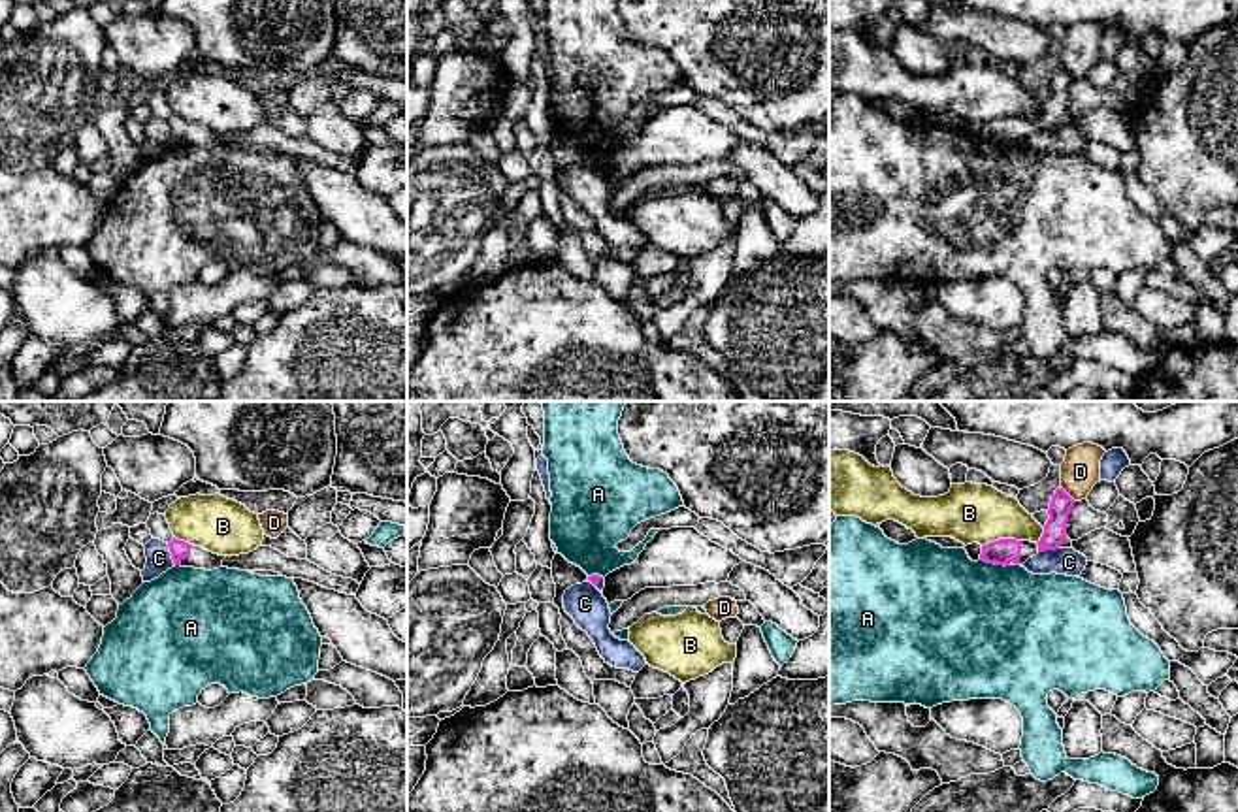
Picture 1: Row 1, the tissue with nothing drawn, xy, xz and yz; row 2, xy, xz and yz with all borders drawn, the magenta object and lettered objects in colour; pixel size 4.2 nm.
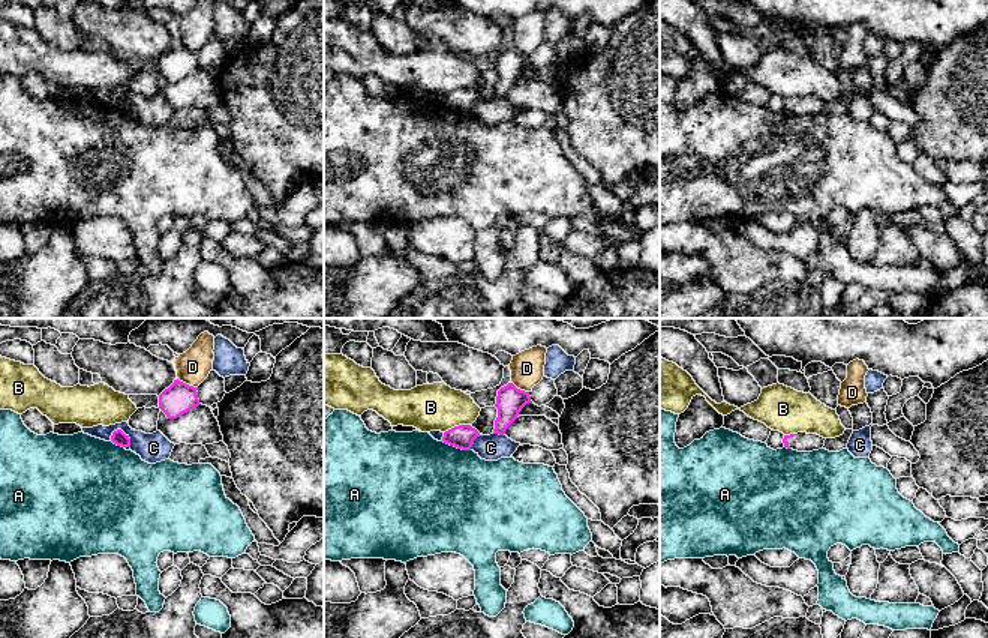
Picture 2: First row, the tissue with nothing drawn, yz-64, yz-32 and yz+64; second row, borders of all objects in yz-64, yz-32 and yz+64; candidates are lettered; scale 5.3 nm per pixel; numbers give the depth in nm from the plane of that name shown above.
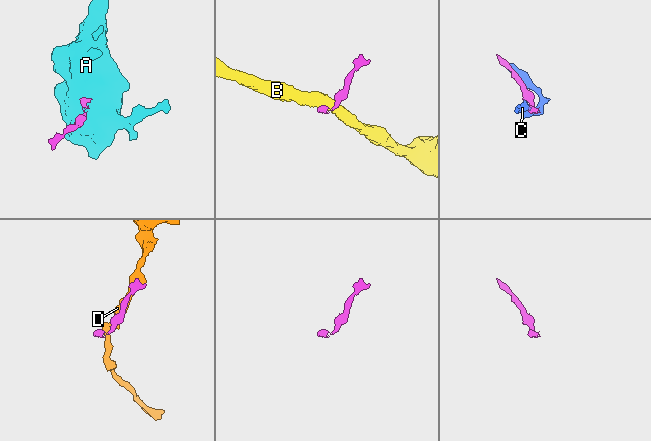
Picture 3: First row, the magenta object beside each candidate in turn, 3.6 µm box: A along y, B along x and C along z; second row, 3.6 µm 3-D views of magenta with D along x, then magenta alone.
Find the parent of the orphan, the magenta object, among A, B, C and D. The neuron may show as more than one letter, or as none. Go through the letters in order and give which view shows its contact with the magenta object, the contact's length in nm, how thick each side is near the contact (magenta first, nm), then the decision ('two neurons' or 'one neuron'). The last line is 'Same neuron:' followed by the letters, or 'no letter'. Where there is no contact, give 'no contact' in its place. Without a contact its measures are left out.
A: yz | 120 nm | 110/480 nm | two neurons
B: yz | 170 nm | 110/260 nm | two neurons
C: xy | 100 nm | 80/110 nm | two neurons
D: yz | 90 nm | 100/170 nm | two neurons
Same neuron: no letter

